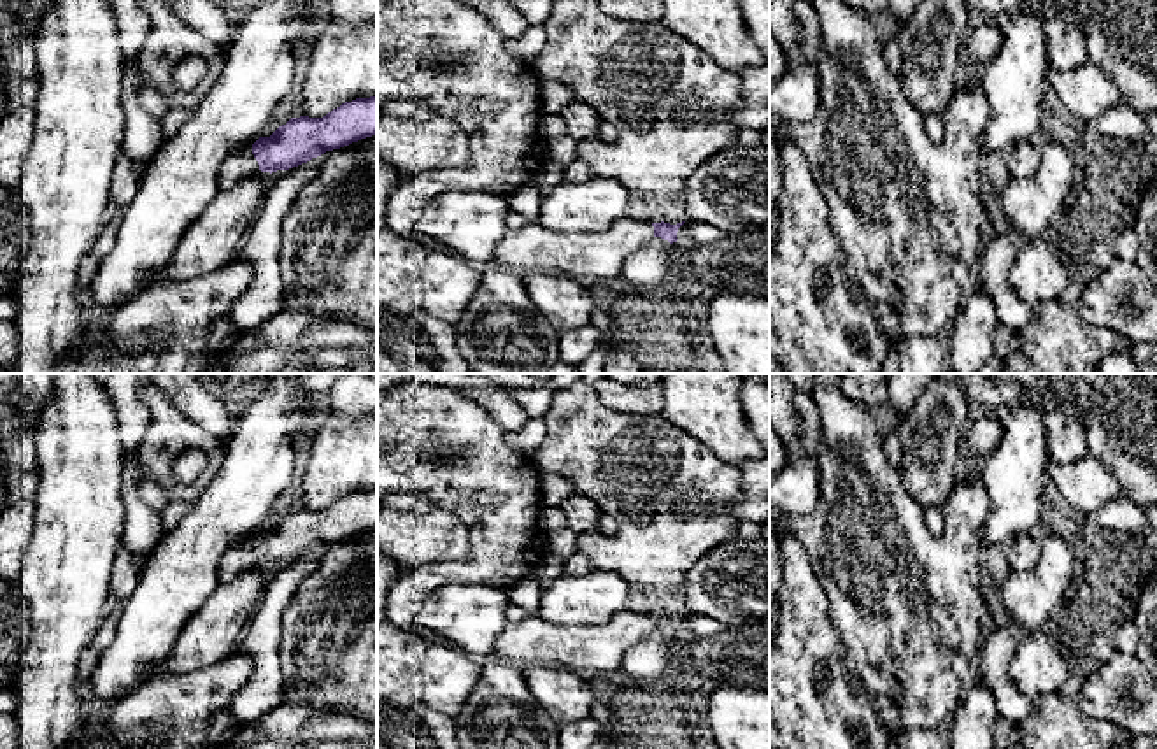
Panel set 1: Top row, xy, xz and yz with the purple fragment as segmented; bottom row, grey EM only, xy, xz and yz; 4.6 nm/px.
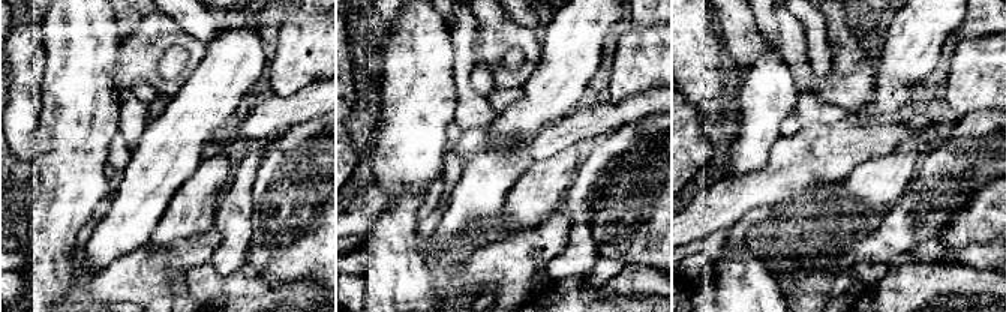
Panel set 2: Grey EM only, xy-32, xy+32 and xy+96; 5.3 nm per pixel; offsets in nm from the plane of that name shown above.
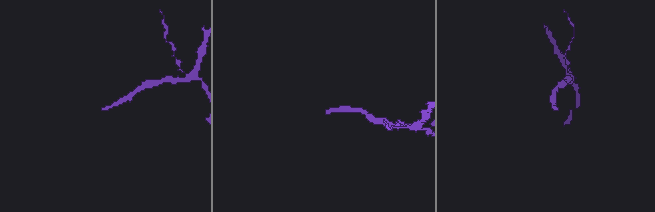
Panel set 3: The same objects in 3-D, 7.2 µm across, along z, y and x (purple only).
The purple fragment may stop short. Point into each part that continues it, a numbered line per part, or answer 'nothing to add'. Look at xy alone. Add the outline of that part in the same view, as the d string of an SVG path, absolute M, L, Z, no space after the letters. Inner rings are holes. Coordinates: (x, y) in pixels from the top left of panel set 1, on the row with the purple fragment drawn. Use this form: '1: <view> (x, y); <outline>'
1: xy (242, 164); M252 144L230 154L217 175L217 182L221 189L233 188L240 181L252 177L252 175L261 175L263 172L259 170L259 165L252 154Z

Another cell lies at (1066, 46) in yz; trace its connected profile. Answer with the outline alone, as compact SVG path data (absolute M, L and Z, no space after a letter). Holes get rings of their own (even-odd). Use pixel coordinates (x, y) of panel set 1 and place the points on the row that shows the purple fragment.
M1069 16L1045 19L1050 68L1075 70L1089 61L1087 39Z

